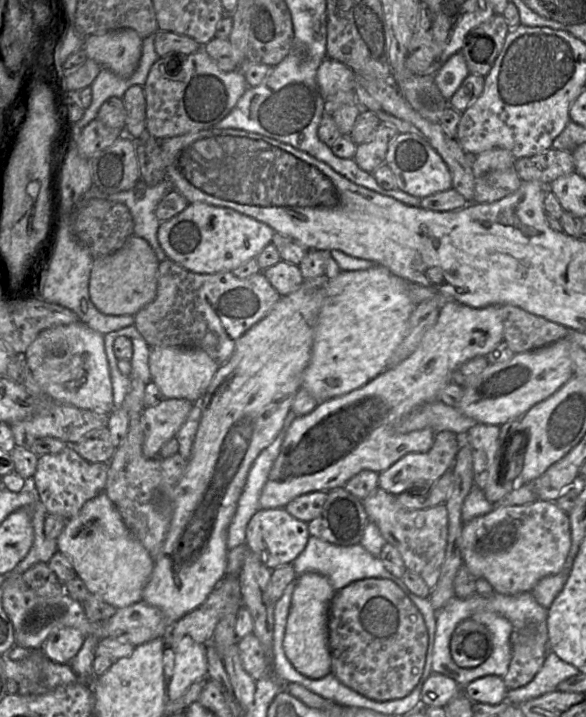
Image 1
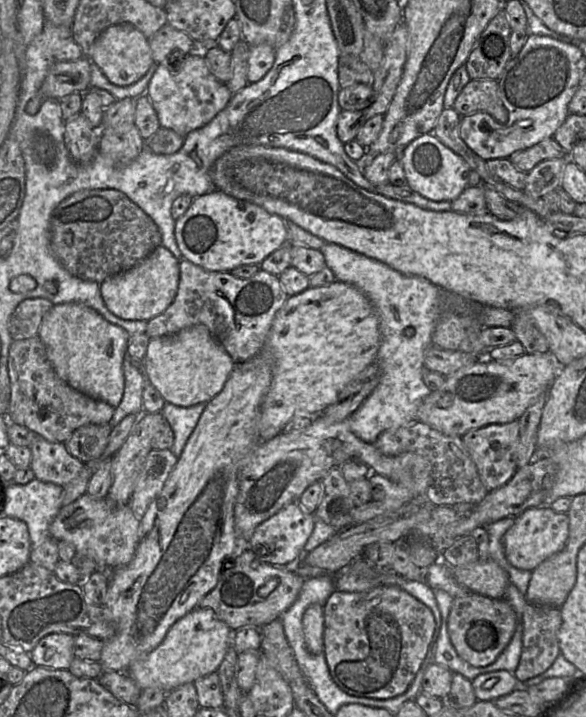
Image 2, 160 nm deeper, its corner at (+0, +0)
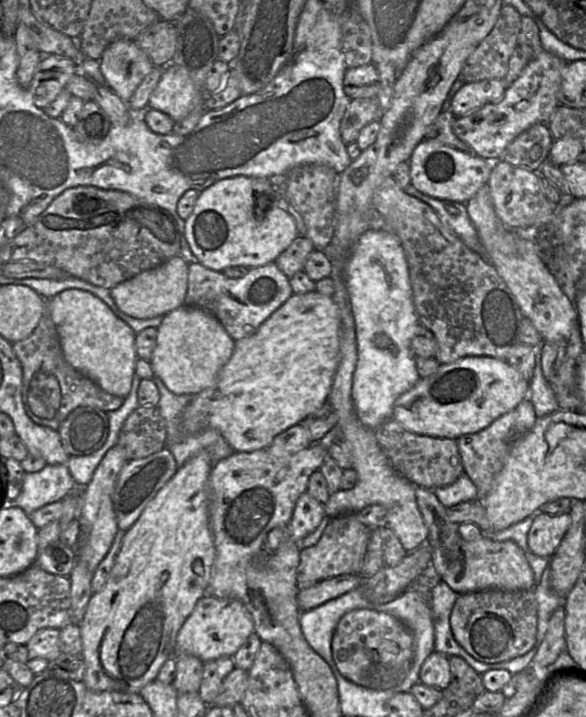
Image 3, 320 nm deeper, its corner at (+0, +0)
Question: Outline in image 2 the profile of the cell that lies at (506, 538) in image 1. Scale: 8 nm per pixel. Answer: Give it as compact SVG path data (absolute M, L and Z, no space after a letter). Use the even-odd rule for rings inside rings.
M550 506L529 508L514 518L513 525L503 537L504 554L509 564L520 570L533 571L551 555L561 551L568 539L569 518L566 513L554 511Z

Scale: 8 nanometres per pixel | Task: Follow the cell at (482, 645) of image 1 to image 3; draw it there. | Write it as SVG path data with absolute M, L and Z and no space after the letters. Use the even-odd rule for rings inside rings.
M487 590L458 596L450 615L455 640L476 660L495 664L530 651L537 635L537 602L532 590Z

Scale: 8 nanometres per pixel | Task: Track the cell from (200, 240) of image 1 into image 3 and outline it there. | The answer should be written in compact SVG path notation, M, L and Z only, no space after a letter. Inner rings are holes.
M236 176L221 180L204 191L200 192L200 196L194 206L193 212L185 220L185 238L191 248L191 251L197 258L197 261L204 265L205 267L215 270L224 271L227 268L234 266L245 266L248 268L256 268L260 266L273 263L279 257L279 255L284 252L291 243L299 236L299 231L297 229L296 221L294 217L288 212L288 210L283 210L279 208L279 199L273 199L273 204L267 202L262 194L253 194L253 190L262 190L257 184L257 180L262 178L251 178L247 176Z

